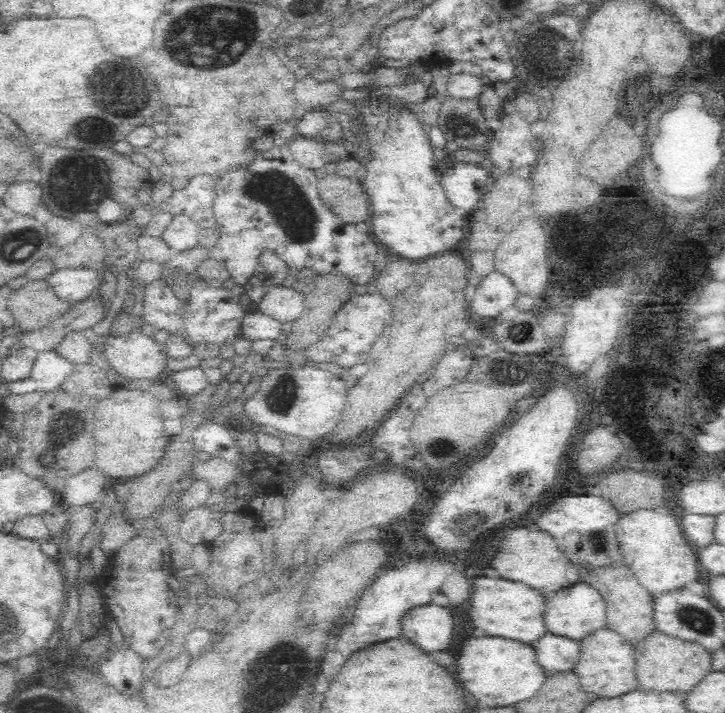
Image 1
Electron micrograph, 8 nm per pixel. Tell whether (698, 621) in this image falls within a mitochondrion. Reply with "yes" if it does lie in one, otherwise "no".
yes

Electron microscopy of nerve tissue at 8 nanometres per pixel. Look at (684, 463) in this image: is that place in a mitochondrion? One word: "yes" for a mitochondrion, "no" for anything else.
no

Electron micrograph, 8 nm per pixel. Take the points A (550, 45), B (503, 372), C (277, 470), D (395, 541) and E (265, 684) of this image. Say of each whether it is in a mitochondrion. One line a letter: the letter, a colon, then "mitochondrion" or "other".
A: mitochondrion
B: mitochondrion
C: other
D: other
E: mitochondrion

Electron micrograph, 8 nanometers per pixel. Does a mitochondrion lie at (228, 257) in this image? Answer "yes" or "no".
no

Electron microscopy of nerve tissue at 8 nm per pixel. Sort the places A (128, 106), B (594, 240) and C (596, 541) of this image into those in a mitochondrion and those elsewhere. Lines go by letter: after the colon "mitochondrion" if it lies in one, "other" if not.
A: mitochondrion
B: mitochondrion
C: mitochondrion

